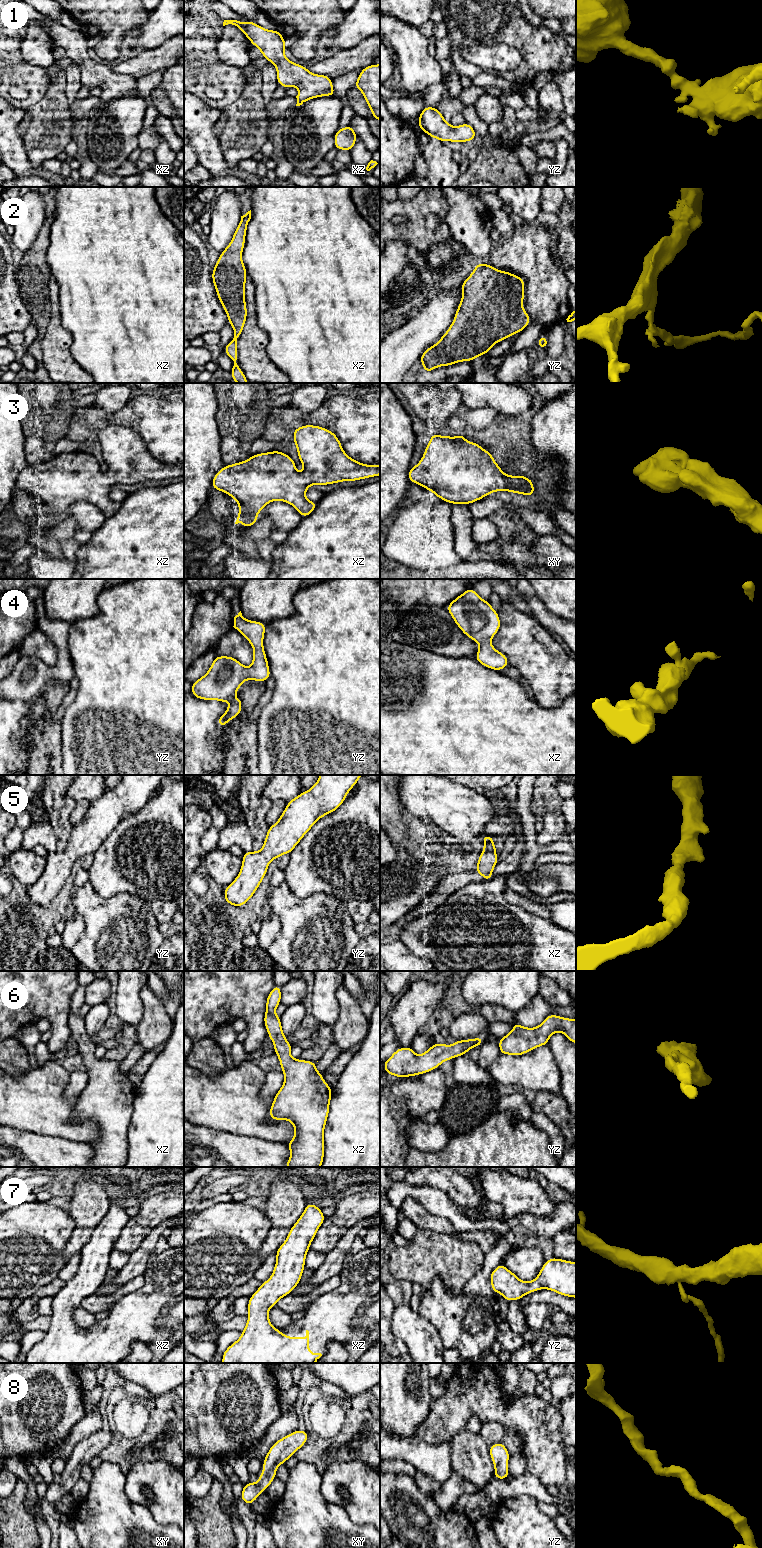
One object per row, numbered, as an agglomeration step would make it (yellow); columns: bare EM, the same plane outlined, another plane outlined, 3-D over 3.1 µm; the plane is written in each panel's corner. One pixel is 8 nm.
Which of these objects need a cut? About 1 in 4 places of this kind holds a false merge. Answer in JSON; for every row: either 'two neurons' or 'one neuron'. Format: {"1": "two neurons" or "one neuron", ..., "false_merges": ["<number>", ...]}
{"1": "one neuron", "2": "one neuron", "3": "one neuron", "4": "one neuron", "5": "one neuron", "6": "one neuron", "7": "one neuron", "8": "one neuron", "false_merges": []}

